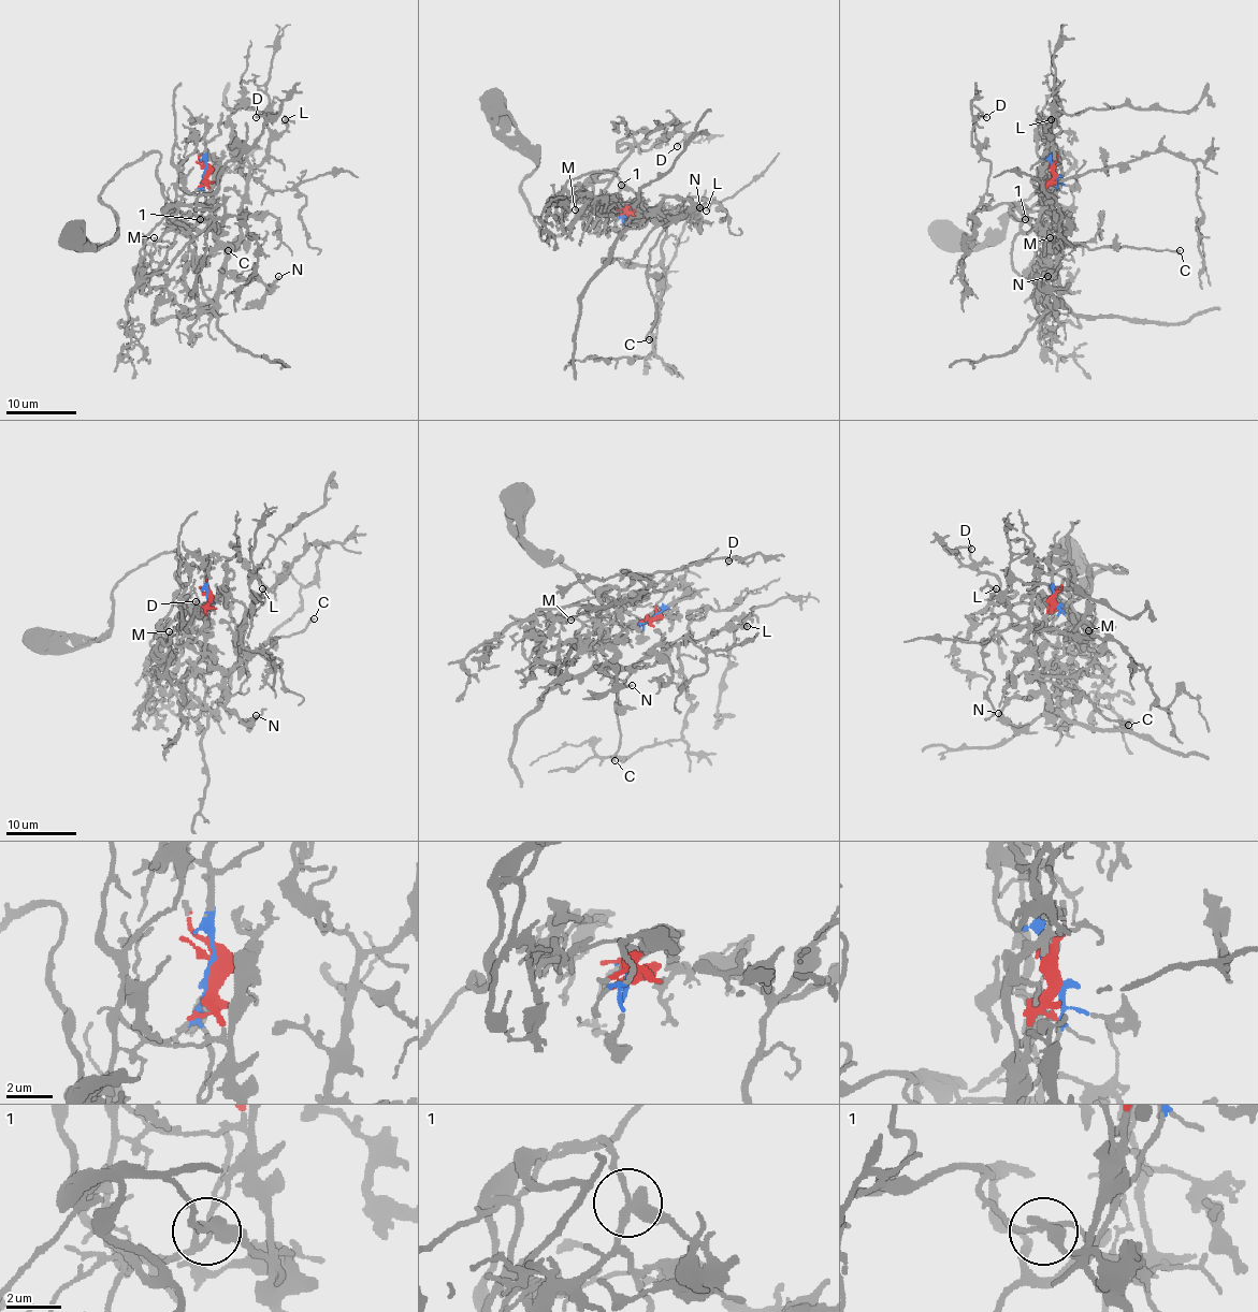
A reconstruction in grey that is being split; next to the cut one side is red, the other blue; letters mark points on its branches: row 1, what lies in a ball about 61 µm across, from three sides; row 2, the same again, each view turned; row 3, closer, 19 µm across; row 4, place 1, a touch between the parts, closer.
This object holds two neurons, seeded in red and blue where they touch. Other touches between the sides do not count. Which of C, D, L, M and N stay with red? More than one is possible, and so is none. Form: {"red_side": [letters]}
{"red_side": ["C", "L", "N"]}

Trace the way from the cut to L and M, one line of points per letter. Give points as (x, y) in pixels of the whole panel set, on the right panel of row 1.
L: (1054, 172), (1038, 223), (1044, 238), (1059, 249), (1063, 219), (1055, 202), (1060, 165), (1046, 128), (1050, 119)
M: (1054, 172), (1057, 188), (1039, 224), (1044, 229), (1032, 262), (1050, 237)

